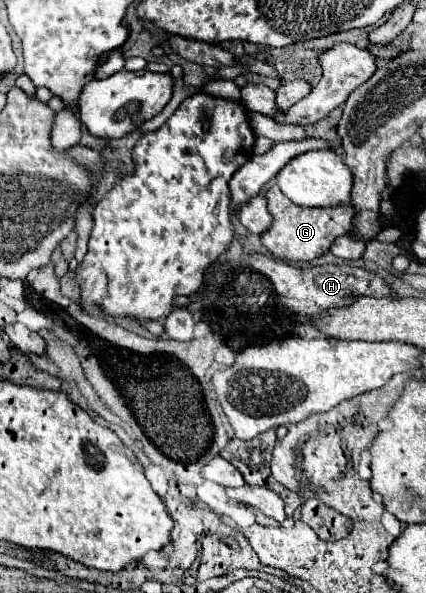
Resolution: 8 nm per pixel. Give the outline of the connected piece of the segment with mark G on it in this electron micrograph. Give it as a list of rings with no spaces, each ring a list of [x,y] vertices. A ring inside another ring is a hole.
[[[272,186],[264,196],[268,198],[268,210],[274,216],[274,224],[268,232],[262,234],[262,242],[278,258],[286,258],[286,260],[294,260],[294,262],[314,260],[314,258],[326,254],[330,244],[338,236],[348,234],[348,230],[350,230],[350,220],[352,220],[352,212],[354,212],[354,208],[352,210],[348,208],[350,204],[326,206],[326,208],[302,208],[302,206],[296,206],[290,198],[286,198],[278,186]]]

